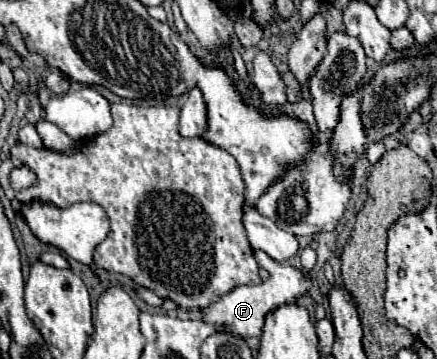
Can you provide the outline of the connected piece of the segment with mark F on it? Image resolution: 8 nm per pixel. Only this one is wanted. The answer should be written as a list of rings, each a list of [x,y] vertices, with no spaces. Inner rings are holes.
[[[258,250],[254,252],[254,256],[259,267],[268,271],[268,281],[256,285],[256,287],[236,287],[234,291],[230,291],[228,295],[224,295],[222,299],[218,299],[214,305],[210,305],[208,309],[204,309],[204,321],[208,323],[218,323],[218,325],[226,325],[230,333],[240,335],[244,339],[248,337],[260,337],[262,335],[262,325],[268,313],[272,313],[274,309],[294,303],[296,299],[300,299],[302,295],[306,295],[312,287],[312,279],[310,273],[294,269],[290,265],[278,263],[269,257],[265,252]]]

